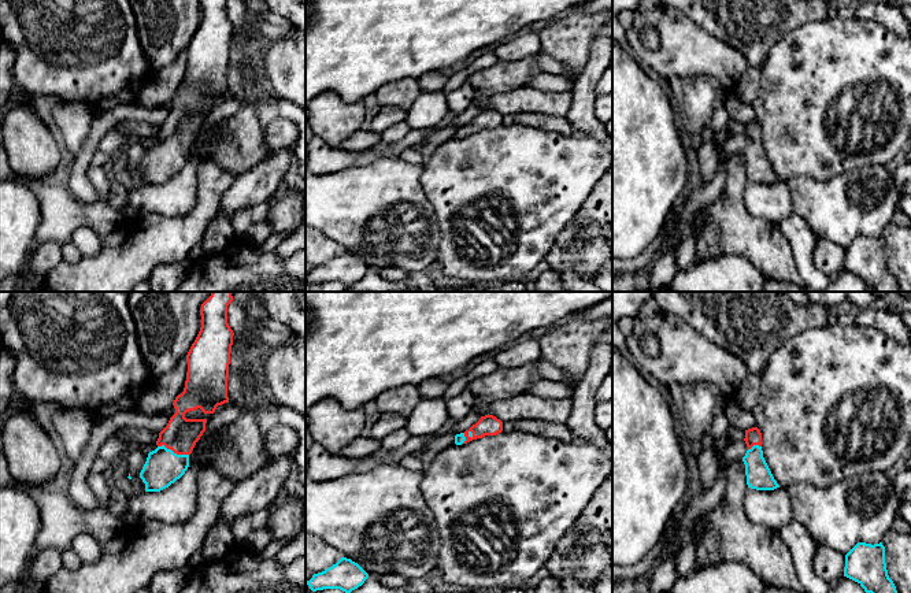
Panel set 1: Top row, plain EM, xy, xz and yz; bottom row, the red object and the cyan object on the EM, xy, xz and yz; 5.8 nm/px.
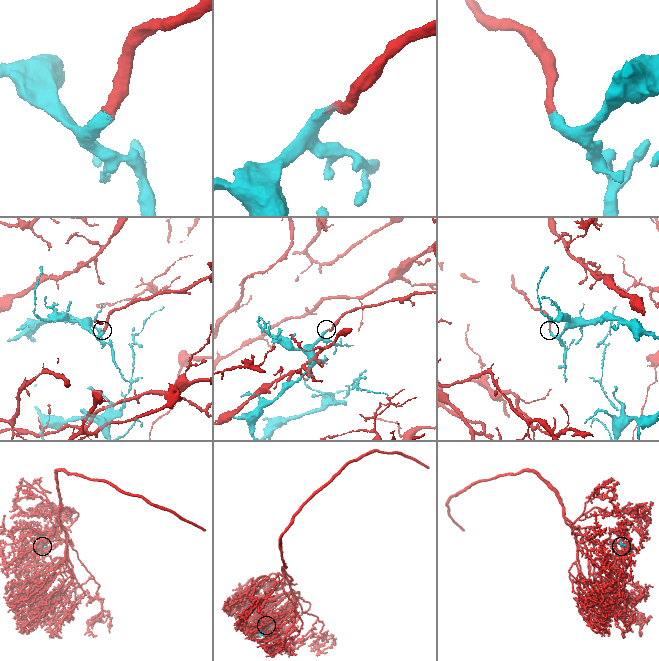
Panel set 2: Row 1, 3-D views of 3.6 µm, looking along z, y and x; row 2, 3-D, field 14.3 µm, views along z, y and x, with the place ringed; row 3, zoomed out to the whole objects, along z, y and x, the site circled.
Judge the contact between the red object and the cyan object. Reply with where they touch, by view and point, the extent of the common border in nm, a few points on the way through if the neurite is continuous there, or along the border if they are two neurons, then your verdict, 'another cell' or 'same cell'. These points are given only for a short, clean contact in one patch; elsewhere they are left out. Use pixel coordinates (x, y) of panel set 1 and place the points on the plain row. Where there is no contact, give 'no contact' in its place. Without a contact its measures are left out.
meets red in xy at (173, 144); contact 190 nm long; runs through xy (181, 128), (173, 144), (170, 154), (163, 160); same cell

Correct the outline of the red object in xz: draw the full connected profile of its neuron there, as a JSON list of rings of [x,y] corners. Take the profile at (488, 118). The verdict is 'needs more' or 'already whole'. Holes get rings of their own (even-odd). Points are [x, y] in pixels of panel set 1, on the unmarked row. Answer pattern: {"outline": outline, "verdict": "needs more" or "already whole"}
{"outline": [[[493,108],[481,110],[481,112],[473,118],[464,126],[455,129],[455,137],[462,138],[473,133],[482,131],[485,129],[496,129],[503,125],[503,115]]], "verdict": "needs more"}

